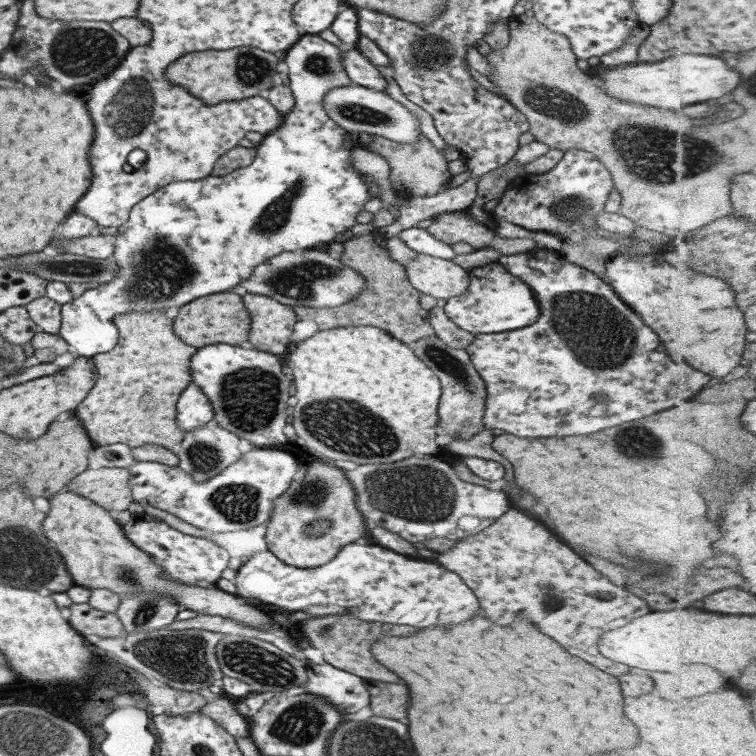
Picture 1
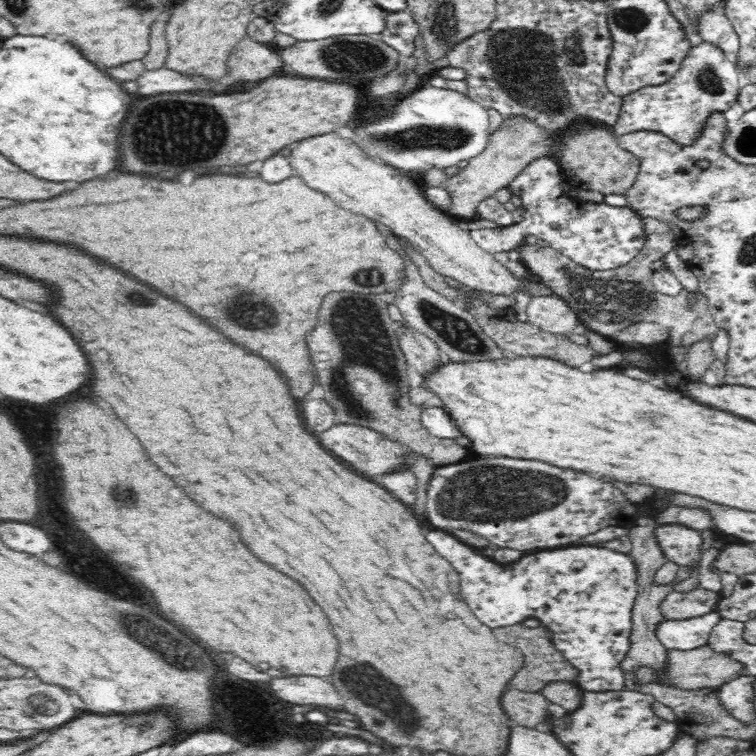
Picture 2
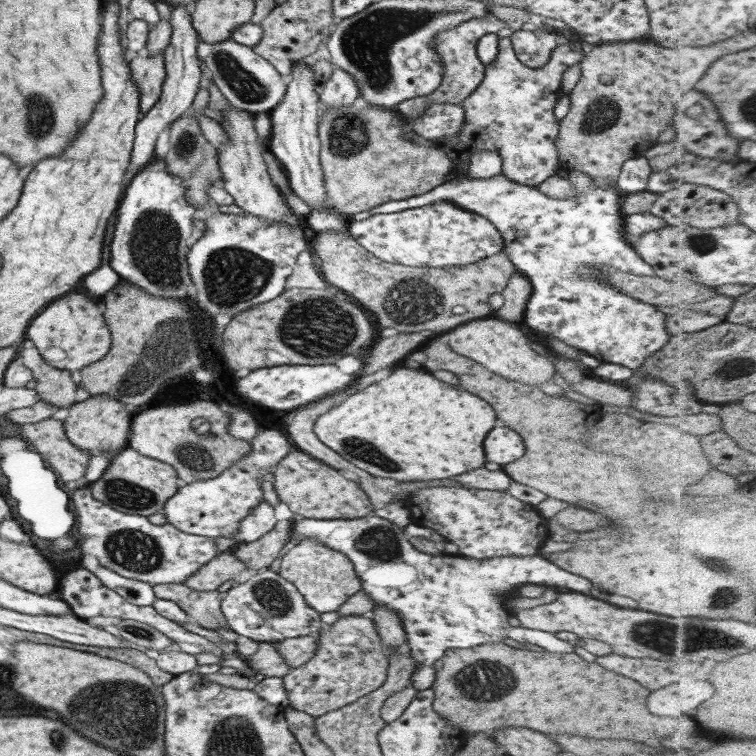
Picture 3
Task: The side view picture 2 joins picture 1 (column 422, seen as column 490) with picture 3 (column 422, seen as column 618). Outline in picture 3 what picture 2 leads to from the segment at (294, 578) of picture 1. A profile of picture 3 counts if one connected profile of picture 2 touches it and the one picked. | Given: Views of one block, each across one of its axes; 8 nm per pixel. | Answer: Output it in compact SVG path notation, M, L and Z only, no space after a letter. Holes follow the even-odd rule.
M293 516L290 538L301 540L312 538L322 542L325 546L345 554L353 564L353 572L361 582L361 592L368 596L374 606L384 606L397 613L401 626L406 634L406 649L416 662L416 670L412 672L412 686L417 691L430 689L434 681L434 662L443 656L447 649L467 649L489 642L501 642L503 638L511 638L515 642L533 644L547 652L569 654L574 647L567 641L559 640L553 633L509 626L507 619L512 615L503 604L506 596L517 593L517 588L523 584L535 586L551 586L551 588L565 588L567 591L590 594L591 584L575 574L569 574L543 559L541 556L525 557L496 557L491 559L471 559L466 557L455 558L459 555L429 556L417 551L409 543L404 529L395 526L388 520L377 516L364 516L354 519L314 519Z

